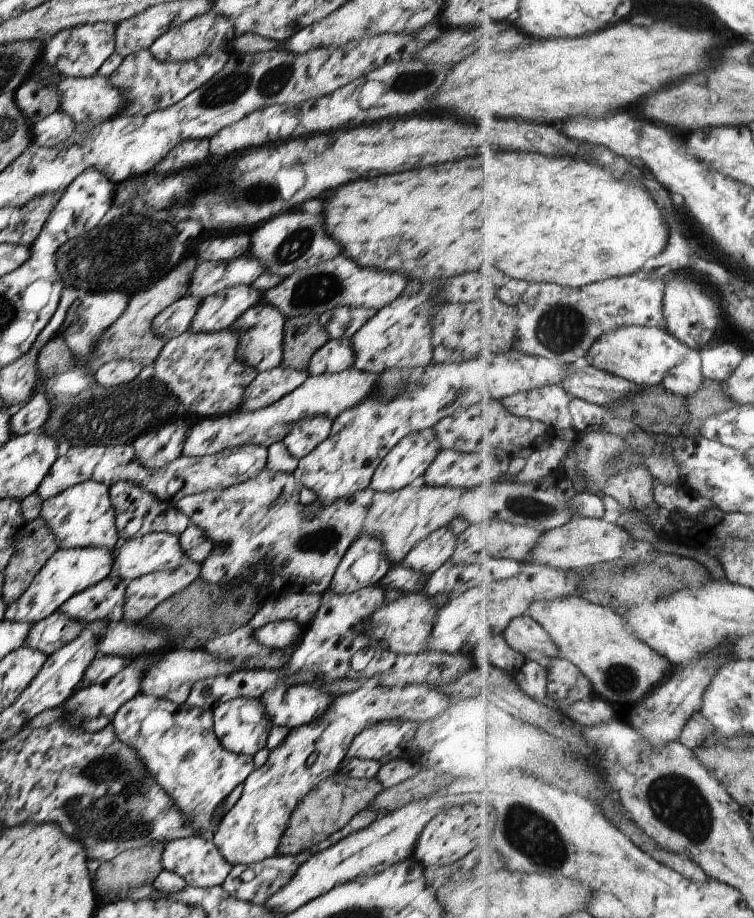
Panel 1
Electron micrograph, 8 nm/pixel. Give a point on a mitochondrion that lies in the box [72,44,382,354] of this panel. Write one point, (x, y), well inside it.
(228, 88)

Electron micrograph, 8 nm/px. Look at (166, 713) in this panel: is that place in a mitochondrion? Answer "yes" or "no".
no

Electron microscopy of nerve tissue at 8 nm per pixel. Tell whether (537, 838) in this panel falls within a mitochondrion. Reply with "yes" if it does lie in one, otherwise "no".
yes

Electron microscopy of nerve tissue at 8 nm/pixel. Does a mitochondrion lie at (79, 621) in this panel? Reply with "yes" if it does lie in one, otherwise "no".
no

